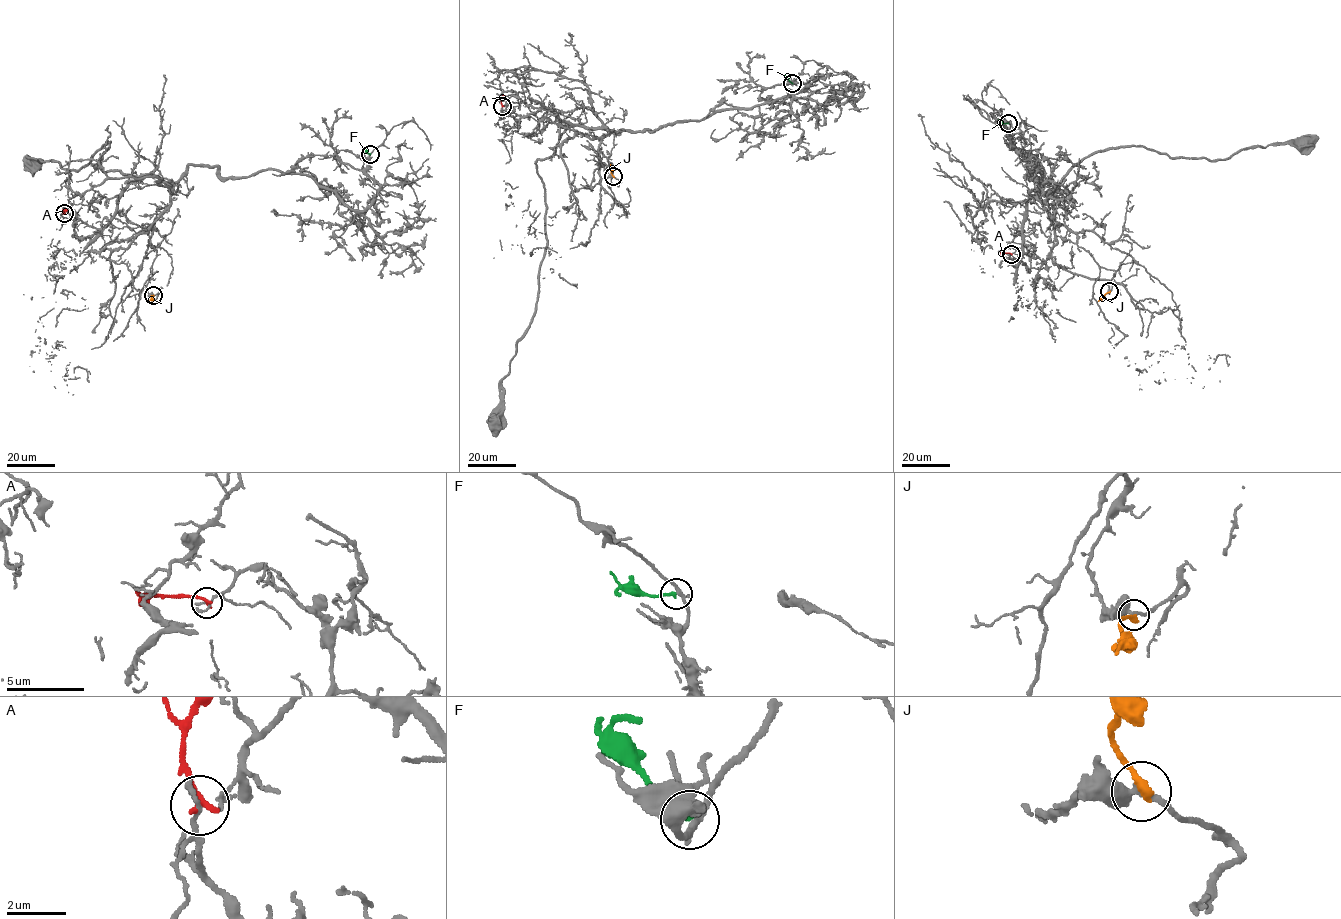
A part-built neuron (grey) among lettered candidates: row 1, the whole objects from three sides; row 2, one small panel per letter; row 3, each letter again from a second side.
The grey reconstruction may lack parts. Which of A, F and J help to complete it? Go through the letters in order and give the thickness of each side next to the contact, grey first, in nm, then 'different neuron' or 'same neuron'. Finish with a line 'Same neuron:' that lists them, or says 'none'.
A: 220 nm thick on the grey side, 240 nm on the other; different neuron
F: 200 nm thick on the grey side, 200 nm on the other; different neuron
J: 360 nm thick on the grey side, 360 nm on the other; different neuron
Same neuron: none

